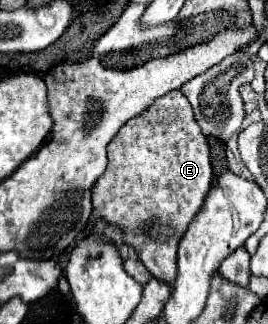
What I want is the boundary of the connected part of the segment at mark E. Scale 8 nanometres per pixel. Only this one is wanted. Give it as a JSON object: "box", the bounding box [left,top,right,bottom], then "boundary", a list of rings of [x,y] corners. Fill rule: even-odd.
{"box":[93,89,211,283],"boundary":[[[177,89],[161,99],[155,99],[141,115],[129,119],[107,147],[109,167],[93,187],[93,217],[99,217],[123,231],[123,241],[131,245],[149,273],[165,283],[173,283],[177,275],[177,245],[187,225],[205,201],[211,187],[211,151],[207,137],[193,119],[193,109],[187,97]]]}

